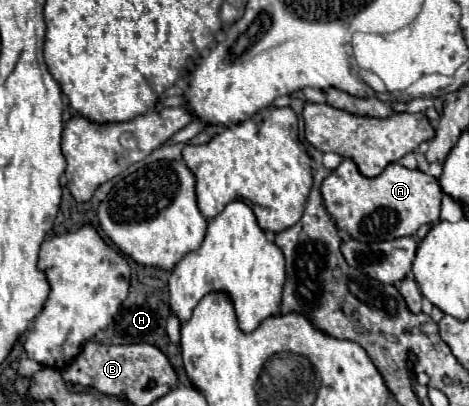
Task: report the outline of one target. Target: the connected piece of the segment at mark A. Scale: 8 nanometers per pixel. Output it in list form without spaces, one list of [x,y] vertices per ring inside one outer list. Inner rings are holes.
[[[345,158],[321,184],[325,210],[335,226],[359,242],[383,242],[411,236],[419,226],[439,222],[439,206],[443,190],[439,182],[421,172],[409,170],[399,162],[389,164],[379,176],[365,178],[353,160]]]

